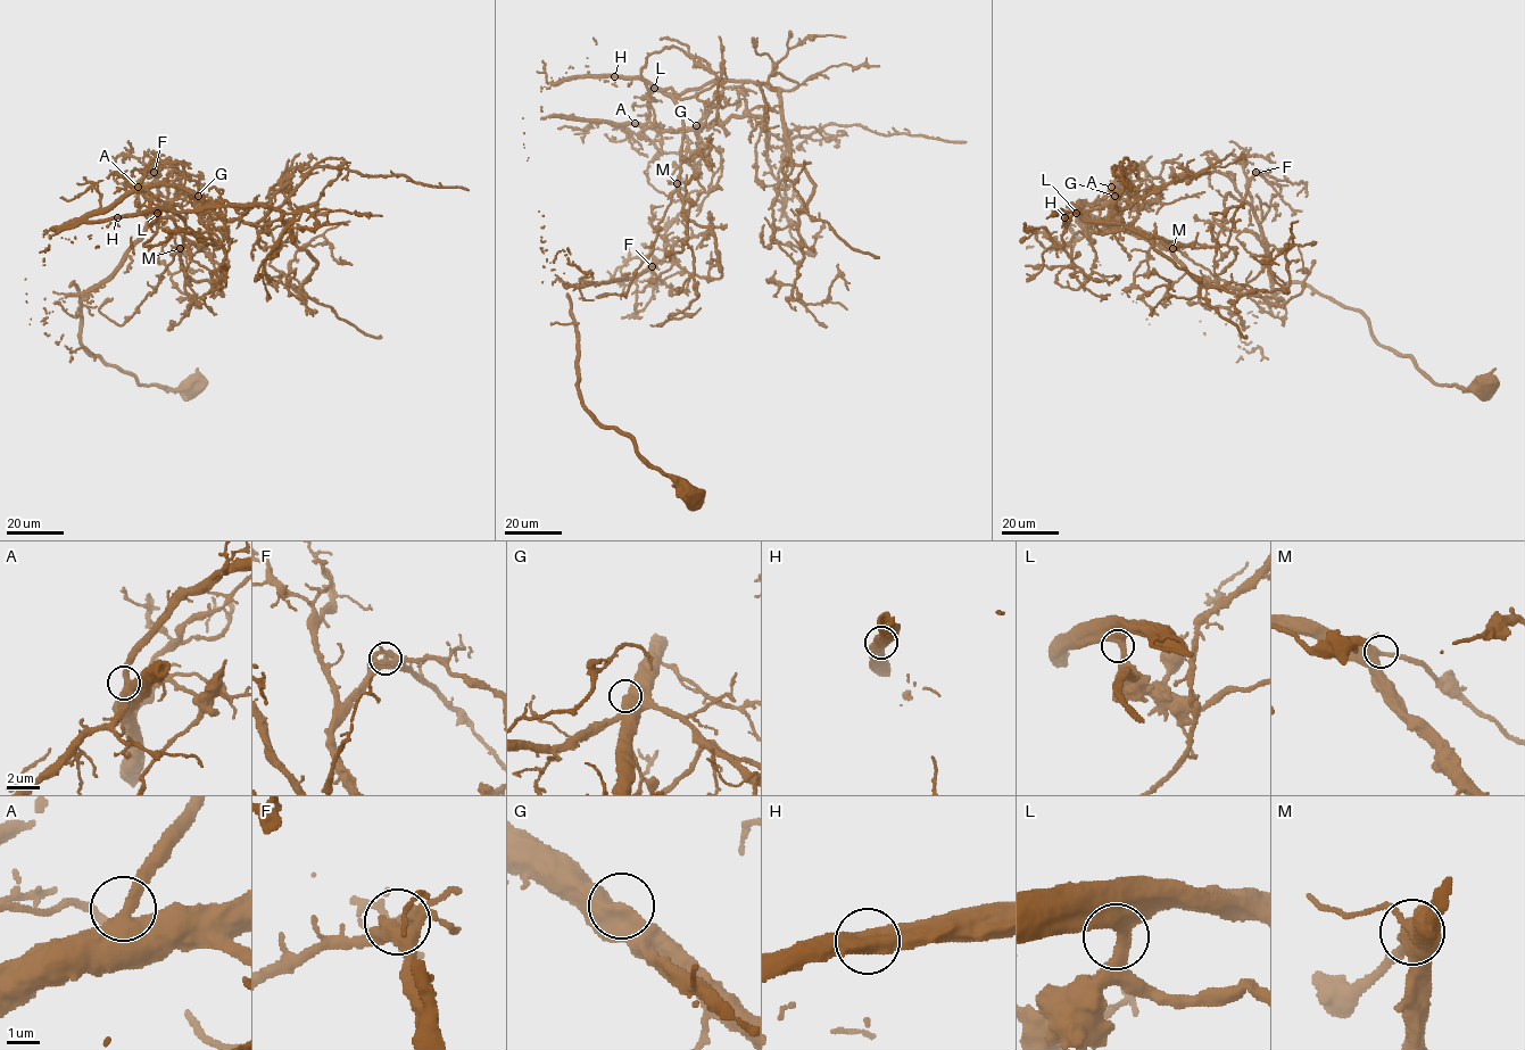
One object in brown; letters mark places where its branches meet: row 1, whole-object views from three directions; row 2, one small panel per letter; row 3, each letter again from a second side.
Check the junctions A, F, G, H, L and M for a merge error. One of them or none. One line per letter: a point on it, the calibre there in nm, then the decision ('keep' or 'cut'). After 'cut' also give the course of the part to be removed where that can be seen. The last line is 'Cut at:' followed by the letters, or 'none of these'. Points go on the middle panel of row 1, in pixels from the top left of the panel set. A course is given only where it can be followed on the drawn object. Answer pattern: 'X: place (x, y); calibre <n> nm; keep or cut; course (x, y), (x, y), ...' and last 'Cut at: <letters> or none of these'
A: place (635, 123); calibre 460 nm; keep
F: place (652, 266); calibre 440 nm; keep
G: place (696, 125); calibre 700 nm; keep
H: place (614, 76); calibre 650 nm; keep
L: place (654, 88); calibre 480 nm; keep
M: place (677, 183); calibre 440 nm; keep
Cut at: none of these

